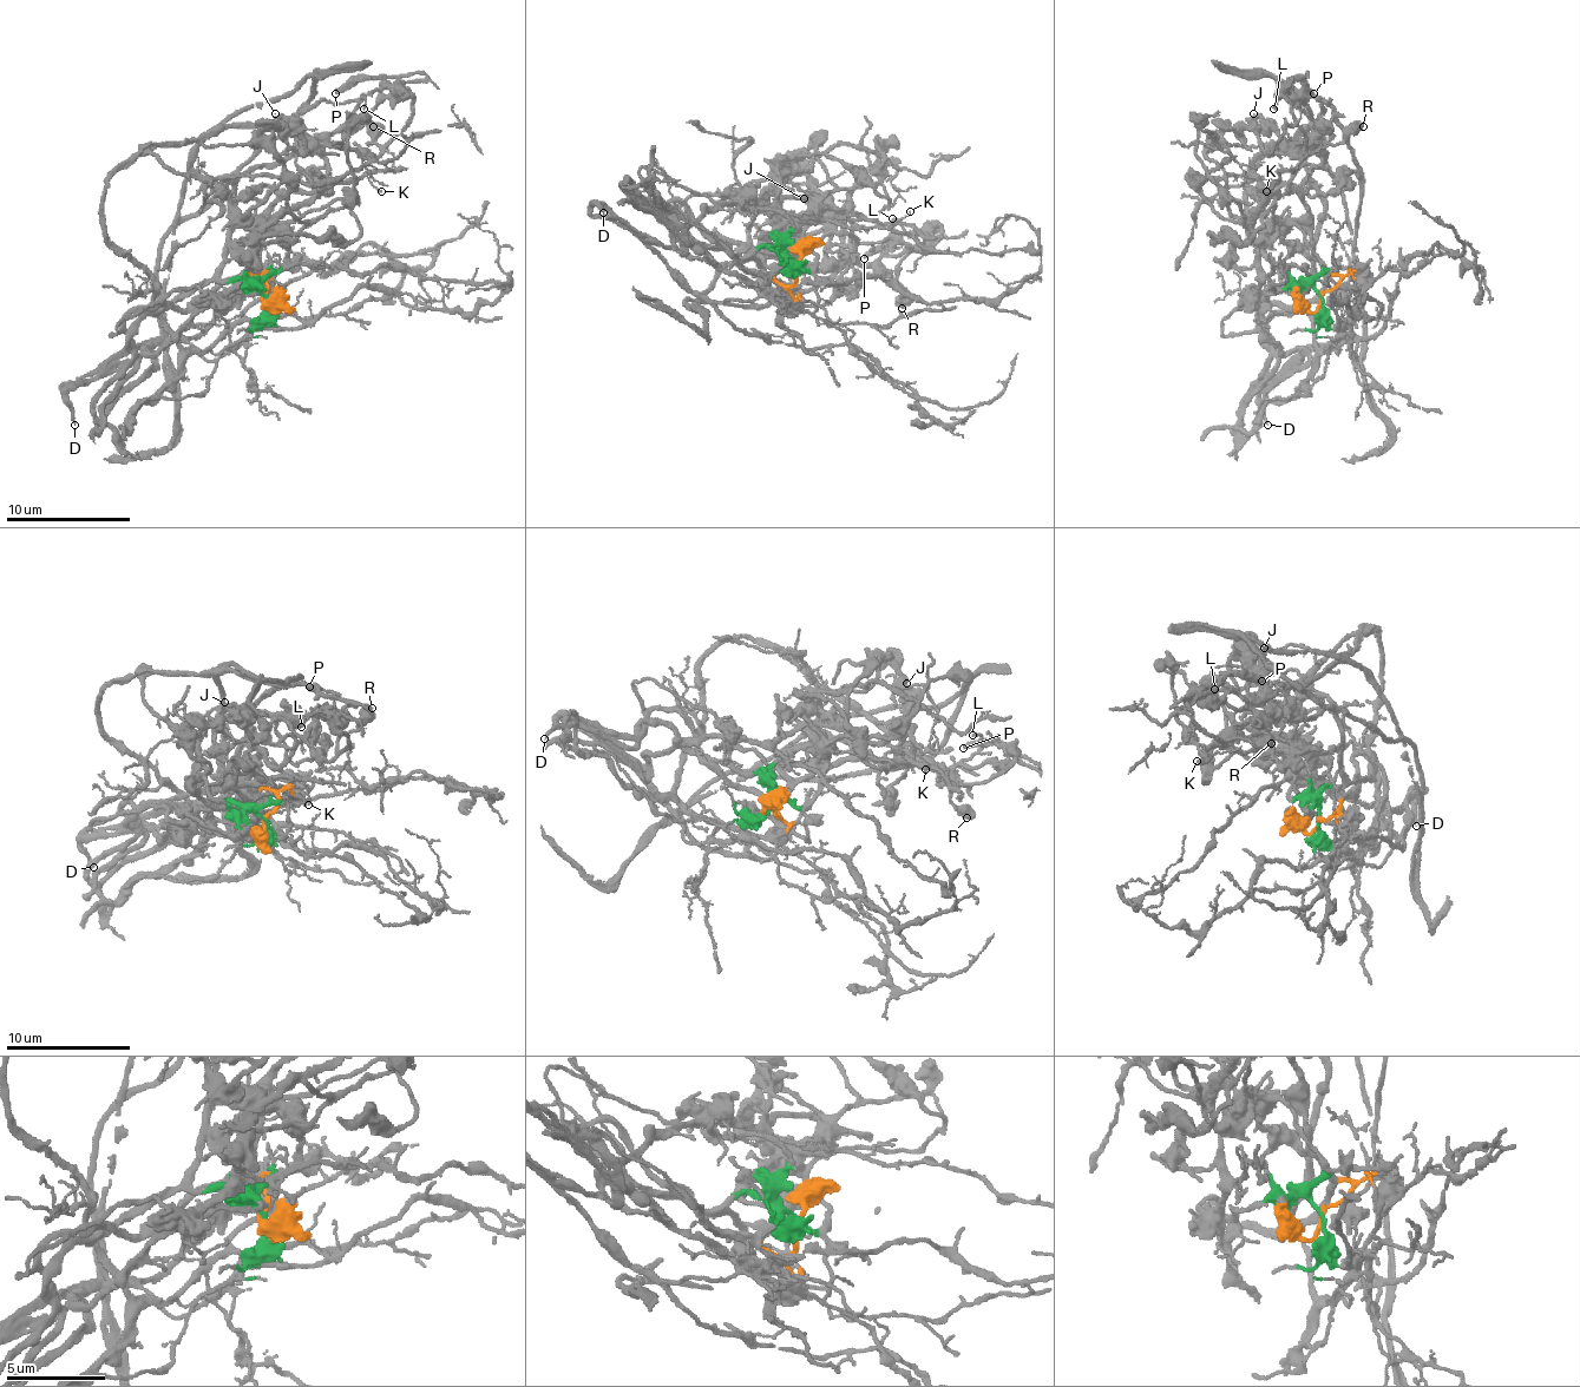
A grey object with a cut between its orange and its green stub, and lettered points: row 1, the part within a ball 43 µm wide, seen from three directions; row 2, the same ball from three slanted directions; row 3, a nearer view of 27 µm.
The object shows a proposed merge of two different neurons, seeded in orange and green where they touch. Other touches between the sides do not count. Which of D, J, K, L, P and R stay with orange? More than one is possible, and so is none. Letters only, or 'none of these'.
L, P

